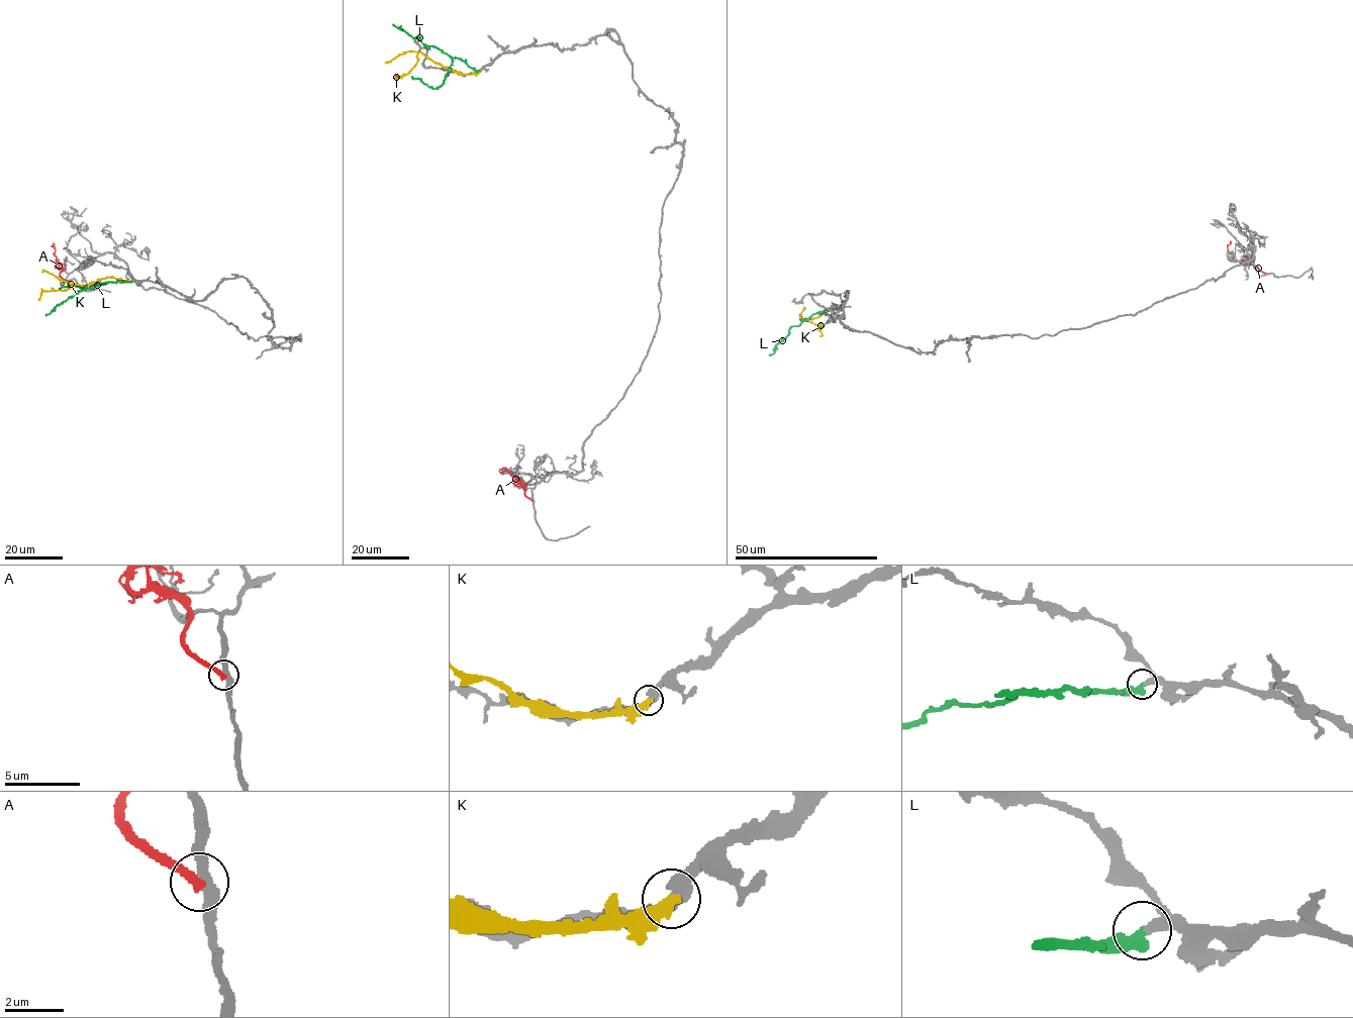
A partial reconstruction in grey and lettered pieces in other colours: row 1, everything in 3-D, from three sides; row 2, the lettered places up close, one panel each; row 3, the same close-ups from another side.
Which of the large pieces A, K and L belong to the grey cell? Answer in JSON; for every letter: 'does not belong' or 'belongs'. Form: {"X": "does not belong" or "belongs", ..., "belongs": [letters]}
{"A": "does not belong", "K": "does not belong", "L": "belongs", "belongs": ["L"]}

